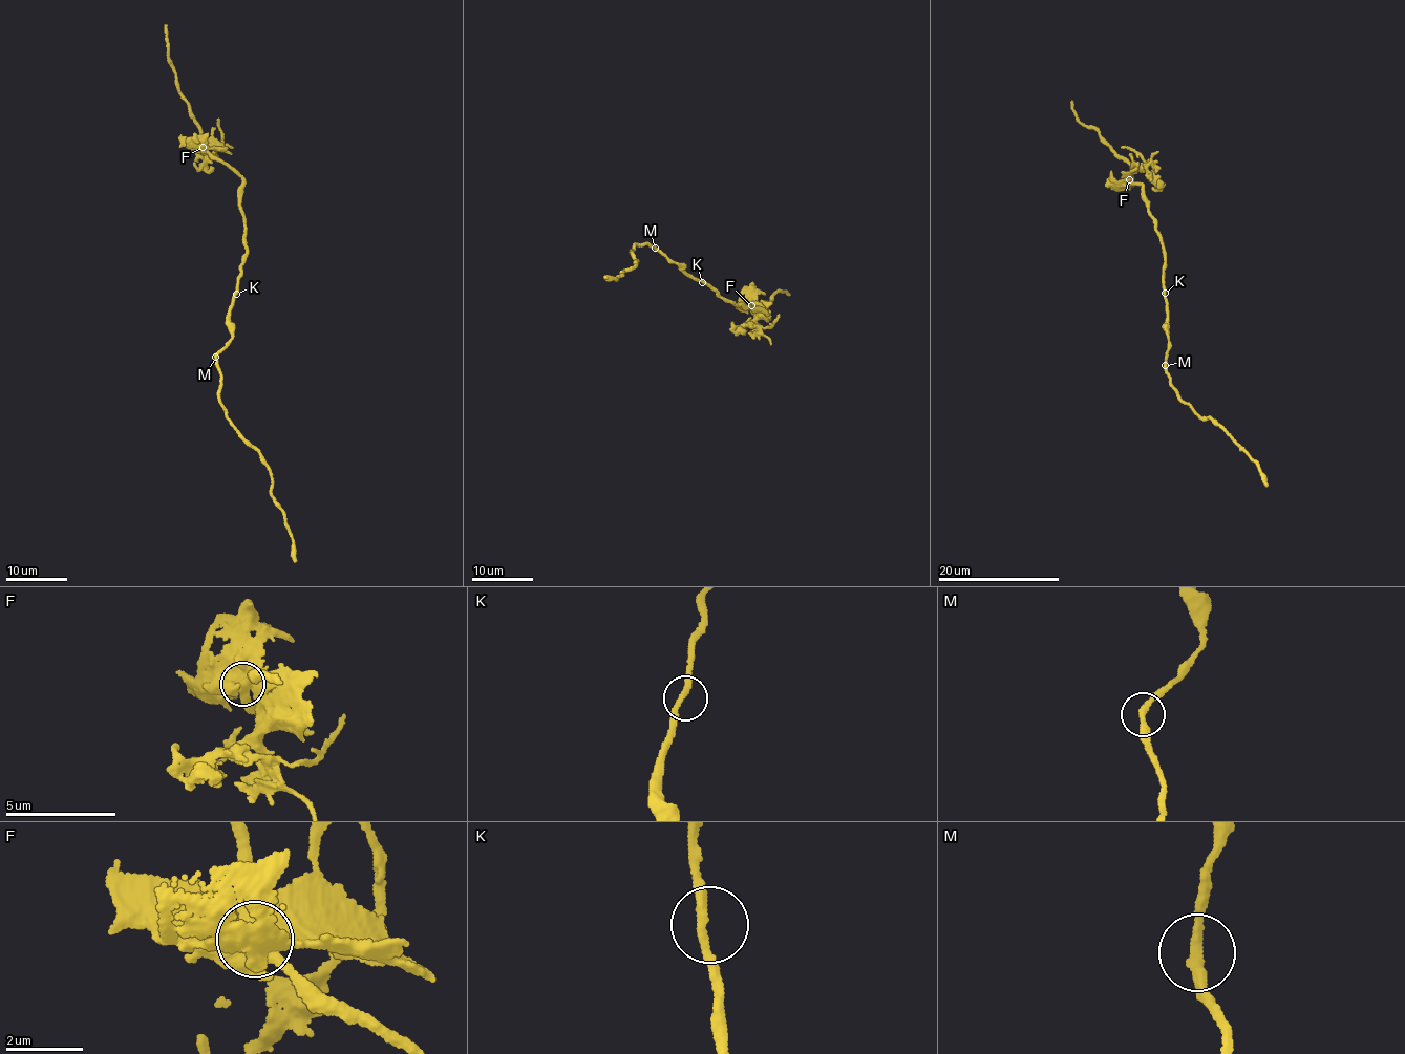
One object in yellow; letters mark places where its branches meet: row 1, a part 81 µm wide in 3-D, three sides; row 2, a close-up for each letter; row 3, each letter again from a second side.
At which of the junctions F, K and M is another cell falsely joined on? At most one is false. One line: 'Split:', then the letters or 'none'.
Split: F

